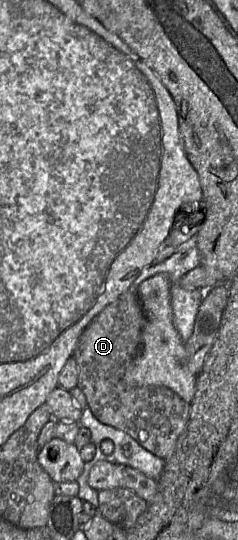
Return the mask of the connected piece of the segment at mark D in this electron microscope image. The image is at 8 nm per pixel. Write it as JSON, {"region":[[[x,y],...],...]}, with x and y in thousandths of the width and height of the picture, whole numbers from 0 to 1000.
{"region":[[[567,535],[517,543],[416,580],[345,617],[307,657],[328,678],[324,717],[353,728],[366,752],[412,780],[521,798],[613,833],[697,854],[727,843],[748,811],[790,783],[798,748],[702,717],[550,717],[521,707],[534,680],[588,650],[609,598],[609,581]]]}

